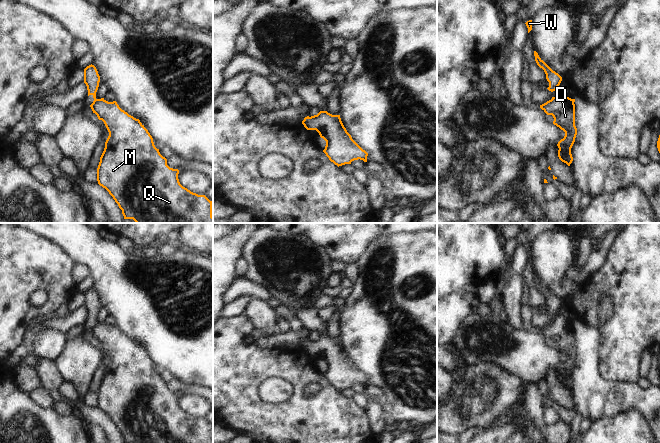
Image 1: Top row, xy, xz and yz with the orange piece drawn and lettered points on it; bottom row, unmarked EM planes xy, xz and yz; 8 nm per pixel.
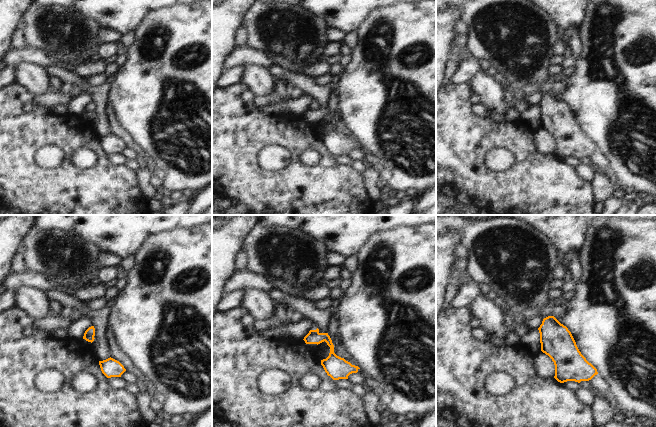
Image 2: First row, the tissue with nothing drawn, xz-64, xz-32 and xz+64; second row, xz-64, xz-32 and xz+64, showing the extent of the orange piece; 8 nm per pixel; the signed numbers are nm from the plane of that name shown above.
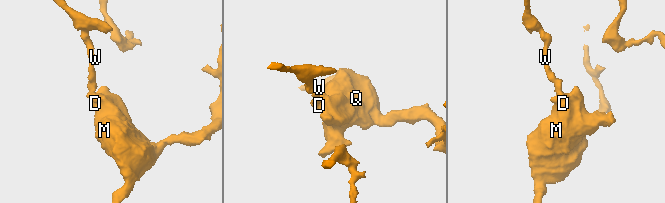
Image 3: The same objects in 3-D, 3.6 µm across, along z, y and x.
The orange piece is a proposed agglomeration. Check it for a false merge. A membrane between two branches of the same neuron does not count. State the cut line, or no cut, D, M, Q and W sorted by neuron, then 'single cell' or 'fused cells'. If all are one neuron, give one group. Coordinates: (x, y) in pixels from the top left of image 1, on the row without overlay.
cut in xz along (316, 339), (311, 341); D M Q / W; fused cells

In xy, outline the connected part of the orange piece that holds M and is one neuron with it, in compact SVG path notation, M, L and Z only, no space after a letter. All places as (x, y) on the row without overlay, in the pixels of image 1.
M104 322L95 323L90 331L109 356L97 392L97 405L118 428L124 443L213 443L212 425L180 408L179 394L167 389L167 383L155 371L152 360L139 343L122 334L116 325L108 326Z

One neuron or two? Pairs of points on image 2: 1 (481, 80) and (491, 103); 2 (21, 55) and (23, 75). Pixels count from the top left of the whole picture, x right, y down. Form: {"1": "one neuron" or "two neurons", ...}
{"1": "one neuron", "2": "two neurons"}

